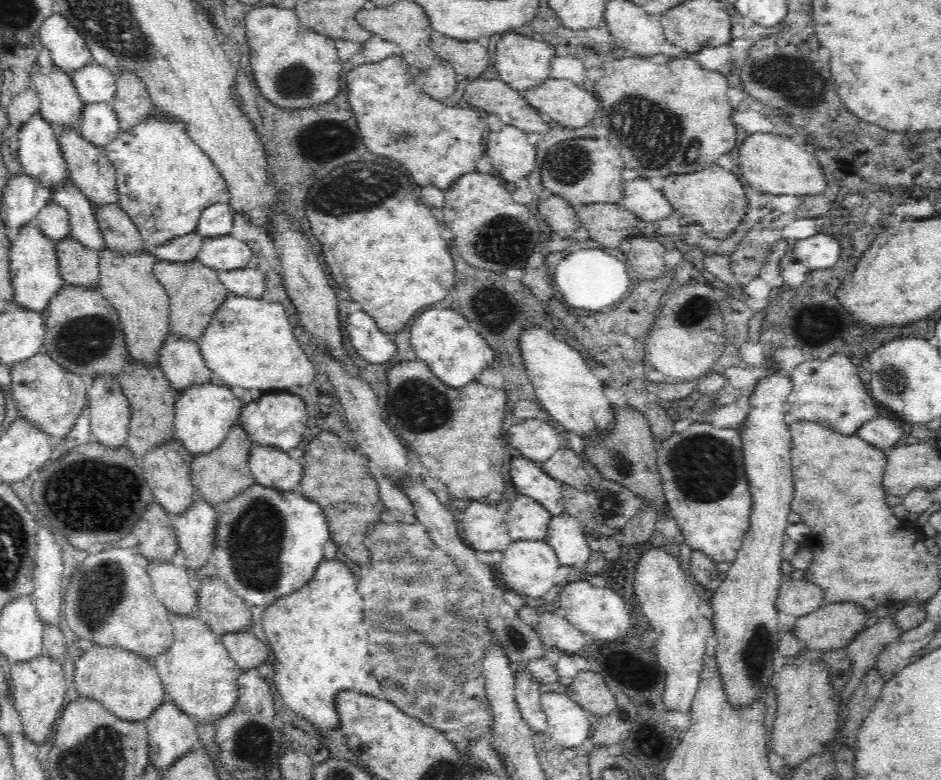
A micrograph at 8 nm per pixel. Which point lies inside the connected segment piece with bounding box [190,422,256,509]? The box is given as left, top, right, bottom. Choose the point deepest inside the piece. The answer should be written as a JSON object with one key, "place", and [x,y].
{"place":[219,477]}

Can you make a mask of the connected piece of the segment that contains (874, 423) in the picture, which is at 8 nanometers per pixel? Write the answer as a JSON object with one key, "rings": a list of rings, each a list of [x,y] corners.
{"rings":[[[874,418],[866,422],[856,435],[876,448],[888,450],[903,442],[904,430],[900,422],[888,418]]]}

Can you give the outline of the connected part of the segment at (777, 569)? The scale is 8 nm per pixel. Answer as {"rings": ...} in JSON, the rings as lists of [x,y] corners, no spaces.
{"rings":[[[769,368],[769,376],[761,381],[758,385],[752,389],[750,394],[750,410],[748,410],[748,418],[742,424],[742,430],[740,430],[742,449],[744,453],[744,464],[746,476],[748,479],[748,484],[750,485],[750,492],[752,493],[753,500],[753,510],[751,514],[751,523],[748,532],[743,538],[742,548],[739,550],[736,560],[732,562],[731,567],[727,570],[726,578],[719,584],[713,598],[710,600],[710,607],[712,608],[712,617],[710,618],[711,623],[714,625],[714,634],[716,635],[716,661],[718,661],[718,667],[720,667],[720,675],[722,675],[722,682],[724,683],[724,689],[728,693],[728,699],[734,707],[741,707],[742,705],[749,705],[752,701],[755,701],[758,697],[762,697],[766,693],[768,688],[774,686],[776,679],[775,672],[773,669],[774,659],[772,654],[775,652],[779,641],[779,630],[780,625],[777,620],[778,610],[775,607],[775,602],[778,597],[779,586],[784,580],[784,576],[781,573],[781,562],[783,561],[781,550],[783,547],[783,542],[786,539],[785,530],[788,524],[788,514],[791,510],[791,500],[793,499],[793,474],[791,471],[791,457],[790,450],[792,450],[792,440],[789,428],[787,427],[789,417],[786,414],[786,399],[790,394],[792,388],[792,383],[790,383],[790,375],[778,375],[776,369]]]}

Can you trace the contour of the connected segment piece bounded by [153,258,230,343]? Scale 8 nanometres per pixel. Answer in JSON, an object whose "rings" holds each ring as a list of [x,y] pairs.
{"rings":[[[197,258],[188,264],[172,264],[160,260],[153,266],[153,275],[164,286],[169,300],[171,300],[170,327],[172,335],[176,339],[199,343],[206,333],[214,313],[220,309],[230,294],[219,279],[217,271],[202,266]]]}

